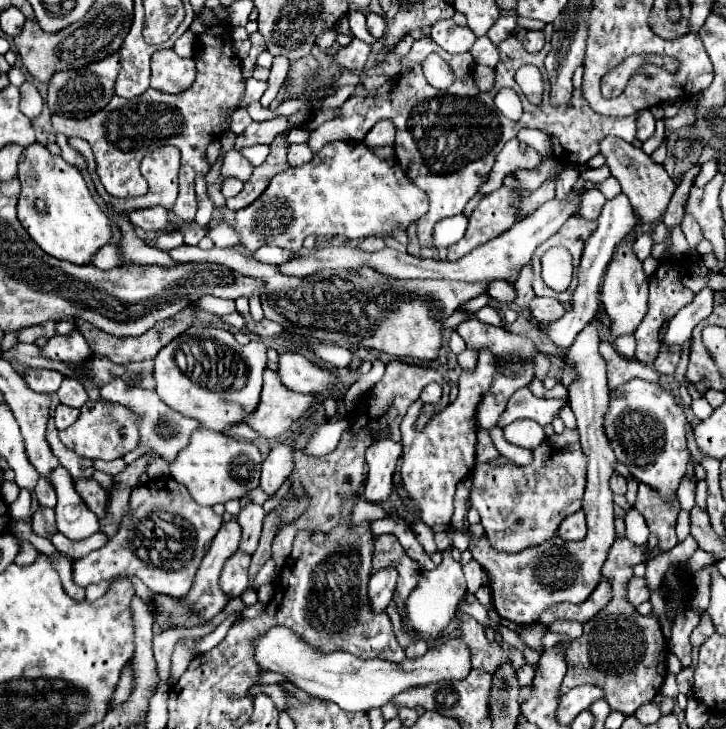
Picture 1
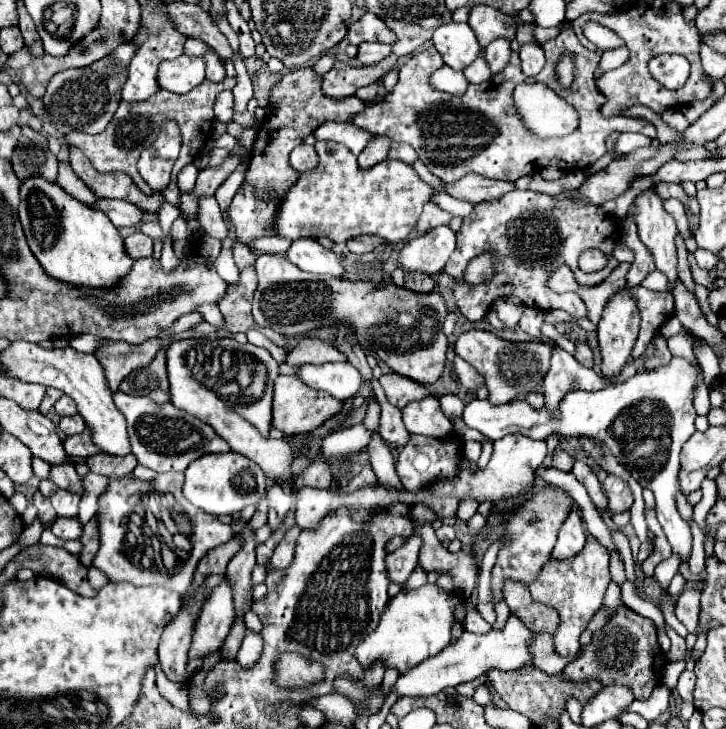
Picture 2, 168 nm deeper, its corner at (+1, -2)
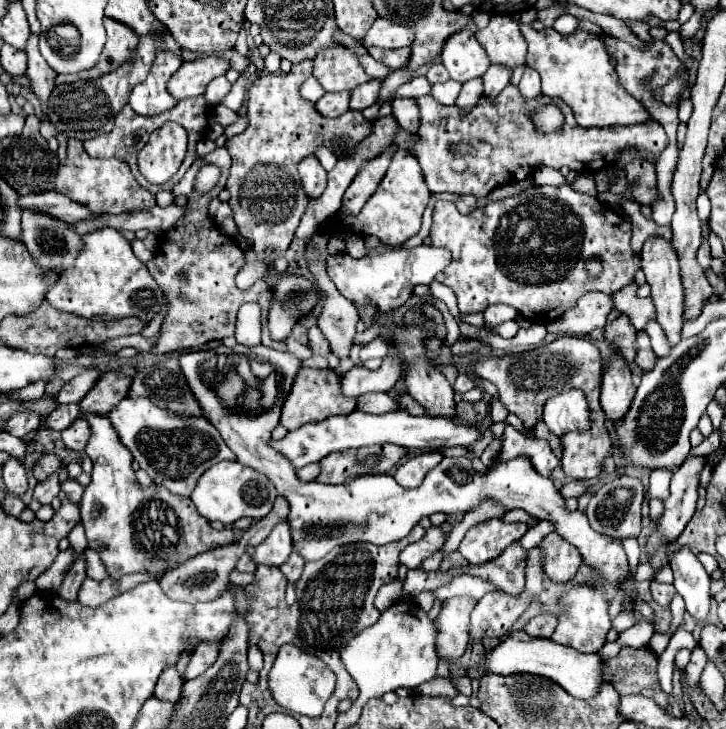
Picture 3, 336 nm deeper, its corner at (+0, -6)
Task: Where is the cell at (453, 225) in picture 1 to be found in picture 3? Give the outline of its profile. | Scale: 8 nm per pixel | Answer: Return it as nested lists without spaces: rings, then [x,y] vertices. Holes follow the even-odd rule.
[[[419,245],[413,249],[387,249],[365,255],[363,259],[353,259],[347,253],[329,255],[327,273],[337,285],[341,295],[349,299],[355,307],[377,307],[379,313],[389,313],[409,301],[417,285],[429,285],[437,273],[449,265],[449,251],[435,249],[431,245]]]

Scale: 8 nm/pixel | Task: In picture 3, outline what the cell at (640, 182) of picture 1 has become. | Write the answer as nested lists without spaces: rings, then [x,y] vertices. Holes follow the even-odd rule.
[[[653,237],[645,241],[643,251],[641,251],[641,269],[647,277],[647,283],[651,287],[651,299],[657,311],[657,323],[663,327],[669,345],[675,347],[681,341],[681,327],[683,327],[683,287],[681,287],[681,277],[679,277],[679,263],[677,263],[677,253],[671,247],[671,241]]]

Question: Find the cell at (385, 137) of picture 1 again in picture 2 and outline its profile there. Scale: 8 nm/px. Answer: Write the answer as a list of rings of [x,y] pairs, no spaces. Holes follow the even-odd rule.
[[[375,135],[368,143],[368,147],[358,157],[360,167],[366,169],[366,167],[372,167],[372,165],[376,165],[376,163],[387,159],[391,144],[392,139],[388,136]]]

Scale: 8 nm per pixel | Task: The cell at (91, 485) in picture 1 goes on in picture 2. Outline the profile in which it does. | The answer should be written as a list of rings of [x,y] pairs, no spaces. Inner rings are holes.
[[[70,463],[52,467],[52,471],[50,471],[50,481],[52,481],[54,485],[58,485],[60,489],[68,489],[68,491],[76,491],[76,495],[84,495],[82,477],[76,473],[76,469],[74,469]]]

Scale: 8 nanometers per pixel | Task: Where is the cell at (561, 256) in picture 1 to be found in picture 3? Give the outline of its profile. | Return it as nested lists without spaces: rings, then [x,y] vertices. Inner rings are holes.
[[[585,293],[577,305],[565,315],[561,315],[557,321],[547,325],[547,331],[551,333],[565,333],[565,335],[589,335],[593,329],[601,329],[607,323],[607,315],[613,309],[611,295],[605,293]]]

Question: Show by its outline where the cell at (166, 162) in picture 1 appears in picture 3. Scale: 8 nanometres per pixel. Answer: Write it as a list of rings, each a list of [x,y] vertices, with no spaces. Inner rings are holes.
[[[69,139],[67,159],[61,163],[57,177],[57,191],[73,199],[75,203],[81,203],[89,207],[93,213],[127,213],[127,211],[141,211],[155,205],[155,195],[149,191],[137,191],[141,185],[137,185],[135,177],[129,171],[129,165],[121,159],[93,159],[83,149],[83,141]]]

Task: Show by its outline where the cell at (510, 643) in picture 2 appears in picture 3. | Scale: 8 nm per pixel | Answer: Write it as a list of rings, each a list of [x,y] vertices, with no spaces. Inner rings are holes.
[[[513,631],[509,633],[501,645],[497,645],[493,651],[487,651],[483,655],[483,669],[485,673],[497,673],[497,675],[513,675],[513,673],[531,673],[541,675],[547,679],[553,679],[559,683],[569,695],[577,699],[591,699],[597,689],[603,687],[605,675],[603,675],[603,659],[599,655],[585,655],[571,647],[559,645],[553,639],[537,639],[531,637],[527,631]]]

